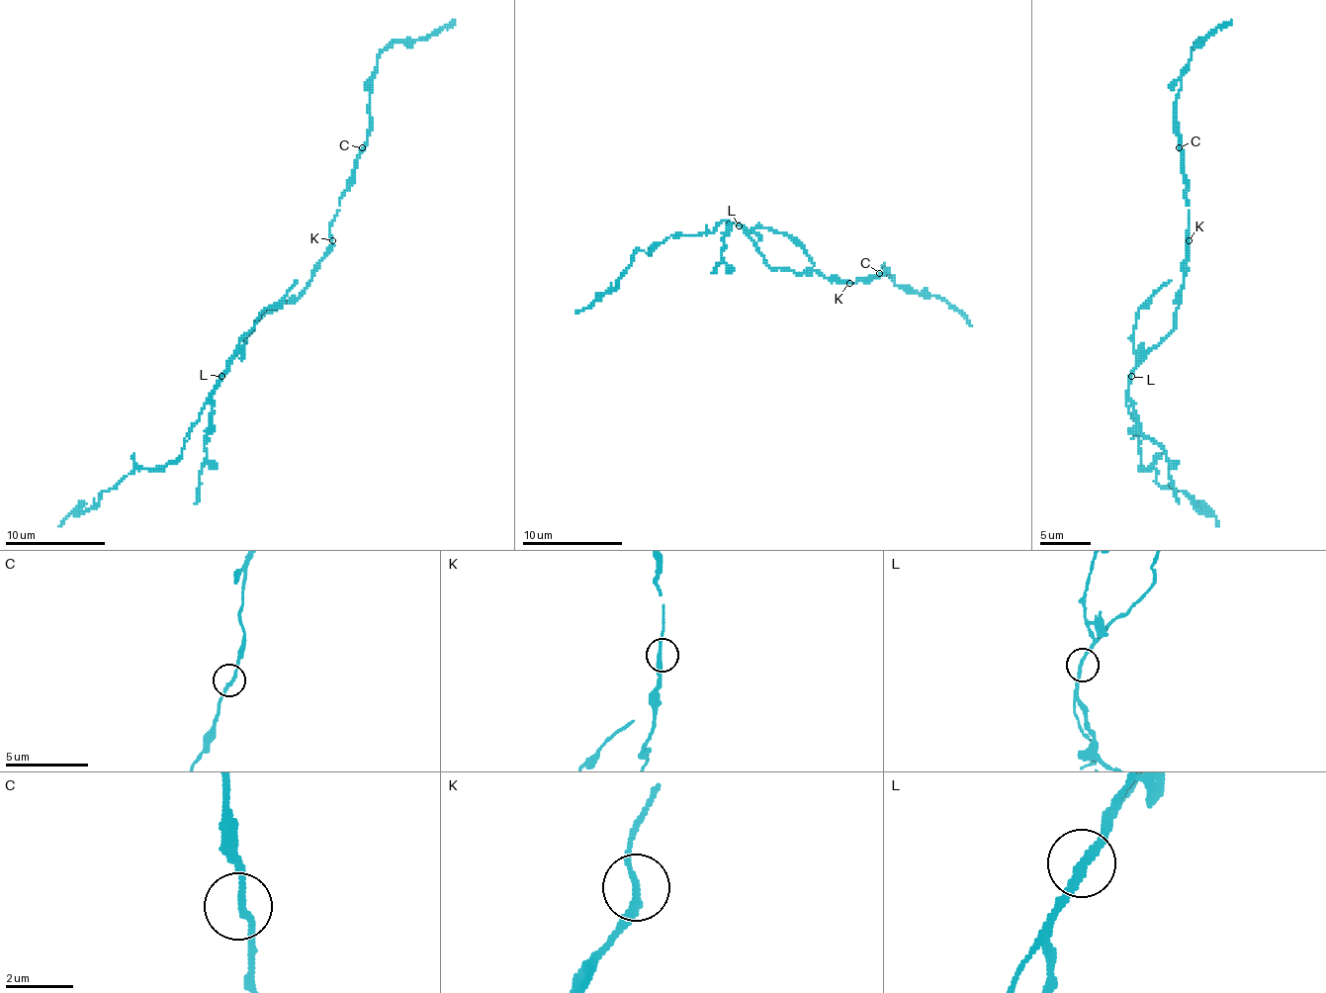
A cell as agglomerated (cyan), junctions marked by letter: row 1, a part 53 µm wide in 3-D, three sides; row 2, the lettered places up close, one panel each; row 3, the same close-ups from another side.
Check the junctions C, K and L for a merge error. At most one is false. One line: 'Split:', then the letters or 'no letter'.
Split: L

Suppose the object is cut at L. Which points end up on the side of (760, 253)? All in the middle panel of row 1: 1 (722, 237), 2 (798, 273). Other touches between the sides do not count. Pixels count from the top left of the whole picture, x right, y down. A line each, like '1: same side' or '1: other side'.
1: other side
2: same side

